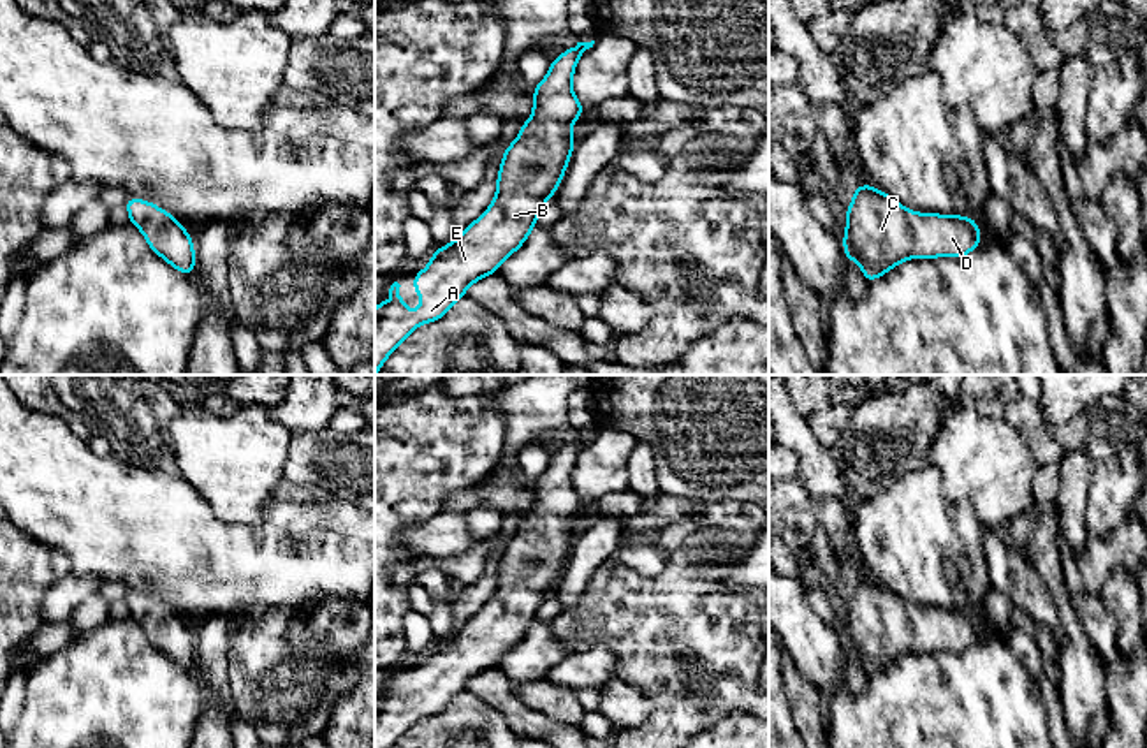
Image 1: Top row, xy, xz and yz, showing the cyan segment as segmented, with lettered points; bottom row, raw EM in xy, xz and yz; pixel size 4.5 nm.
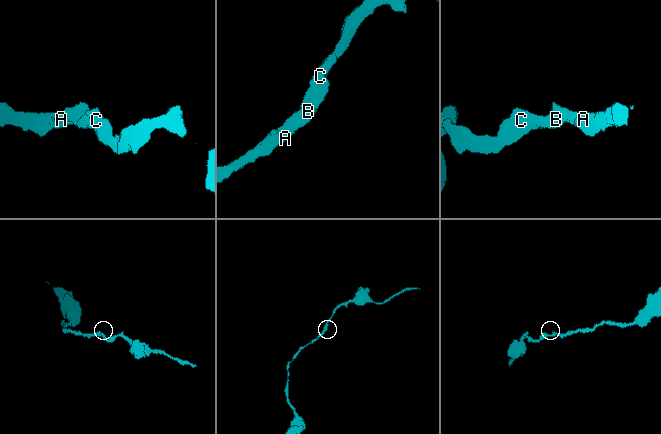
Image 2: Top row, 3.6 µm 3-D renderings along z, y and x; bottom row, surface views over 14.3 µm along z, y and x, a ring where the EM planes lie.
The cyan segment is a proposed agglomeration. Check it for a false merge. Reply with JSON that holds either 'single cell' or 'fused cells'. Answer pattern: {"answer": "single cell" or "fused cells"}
{"answer": "single cell"}

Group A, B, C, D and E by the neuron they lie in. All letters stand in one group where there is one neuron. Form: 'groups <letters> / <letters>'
groups A B C D E

